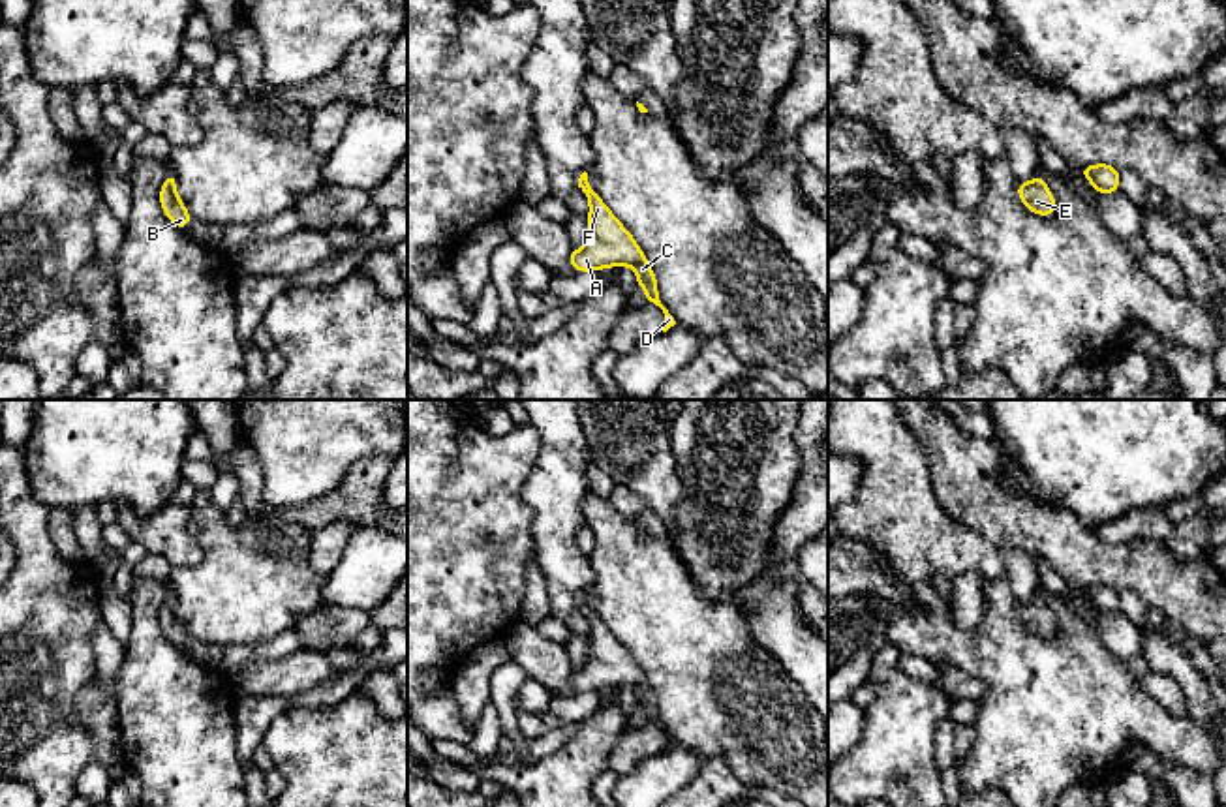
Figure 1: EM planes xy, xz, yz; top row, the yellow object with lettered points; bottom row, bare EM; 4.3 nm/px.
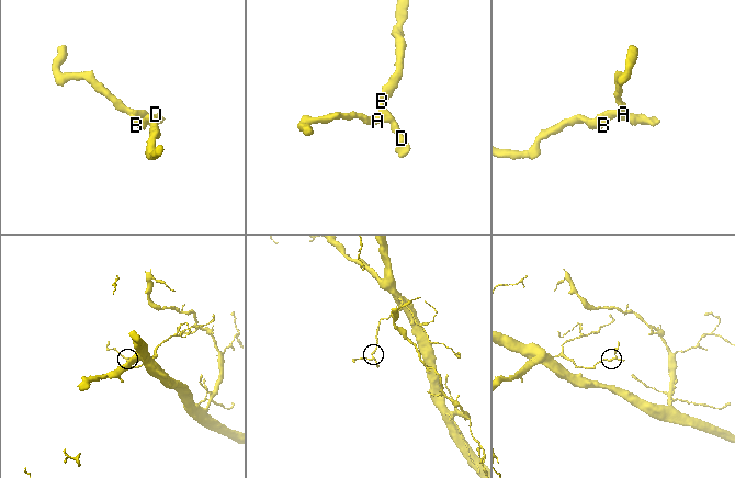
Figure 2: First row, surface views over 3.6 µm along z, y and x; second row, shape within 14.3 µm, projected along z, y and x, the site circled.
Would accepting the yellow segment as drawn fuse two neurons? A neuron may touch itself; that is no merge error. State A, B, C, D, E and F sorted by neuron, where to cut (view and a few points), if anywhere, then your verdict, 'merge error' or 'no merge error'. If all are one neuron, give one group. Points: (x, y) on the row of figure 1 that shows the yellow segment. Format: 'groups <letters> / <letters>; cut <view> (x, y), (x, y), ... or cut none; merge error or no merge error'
groups A B C D E F; cut none; no merge error

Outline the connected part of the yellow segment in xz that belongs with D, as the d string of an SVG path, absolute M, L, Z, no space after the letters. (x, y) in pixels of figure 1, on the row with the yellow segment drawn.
M586 171L578 178L578 188L590 201L588 242L580 250L569 253L571 265L576 272L603 270L606 266L633 266L636 270L636 283L646 293L646 300L663 310L663 332L667 332L676 325L676 321L659 300L655 274L648 265L644 251L599 199L599 195L590 188Z

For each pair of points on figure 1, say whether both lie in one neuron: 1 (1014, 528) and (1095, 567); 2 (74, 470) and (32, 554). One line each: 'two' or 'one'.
1: one
2: two

